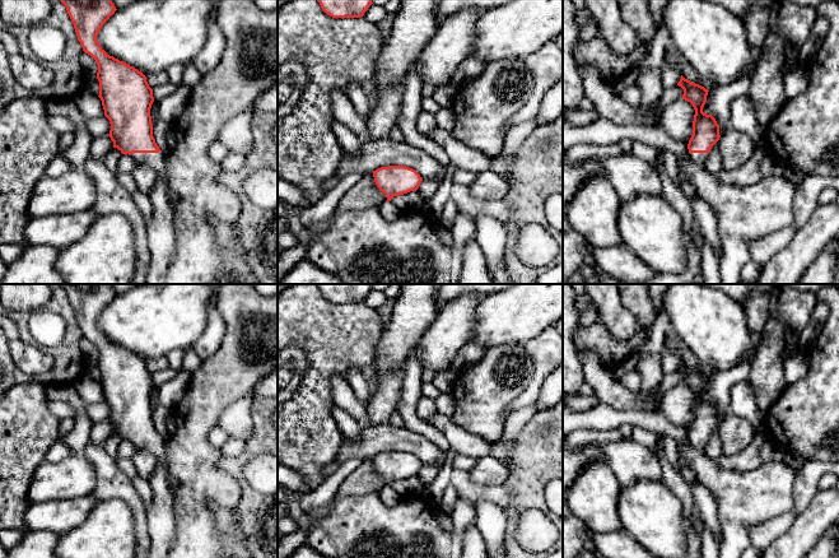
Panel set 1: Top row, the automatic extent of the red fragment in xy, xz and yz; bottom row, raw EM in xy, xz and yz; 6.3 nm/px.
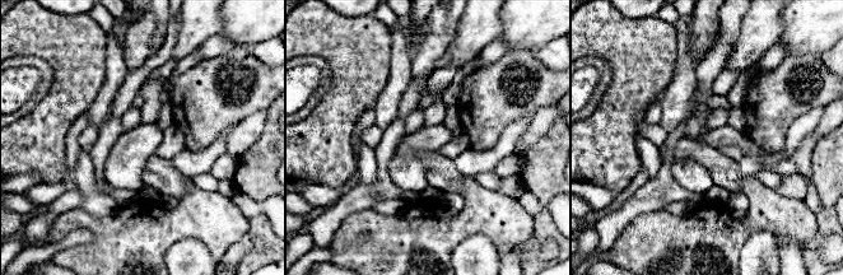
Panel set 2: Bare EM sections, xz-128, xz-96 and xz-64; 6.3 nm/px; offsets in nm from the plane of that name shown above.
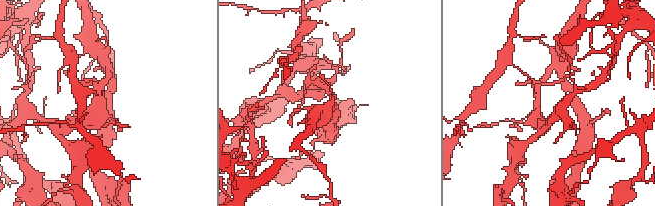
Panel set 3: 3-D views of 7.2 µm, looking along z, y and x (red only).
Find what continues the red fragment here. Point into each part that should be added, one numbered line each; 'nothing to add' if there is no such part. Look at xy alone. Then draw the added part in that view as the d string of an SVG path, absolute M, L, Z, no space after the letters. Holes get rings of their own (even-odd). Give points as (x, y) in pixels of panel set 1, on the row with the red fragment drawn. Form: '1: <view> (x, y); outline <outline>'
1: xy (157, 161); outline M132 153L130 154L134 159L140 163L150 166L158 175L163 176L167 182L167 196L168 201L172 197L169 186L171 186L171 171L167 166L167 153Z

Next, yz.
1: yz (698, 158); outline M691 153L690 157L695 164L704 167L704 164L709 157L709 153Z

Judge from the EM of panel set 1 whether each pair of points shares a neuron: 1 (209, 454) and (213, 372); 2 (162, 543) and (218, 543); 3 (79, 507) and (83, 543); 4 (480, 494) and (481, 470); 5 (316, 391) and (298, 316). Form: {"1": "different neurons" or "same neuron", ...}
{"1": "same neuron", "2": "different neurons", "3": "different neurons", "4": "different neurons", "5": "same neuron"}

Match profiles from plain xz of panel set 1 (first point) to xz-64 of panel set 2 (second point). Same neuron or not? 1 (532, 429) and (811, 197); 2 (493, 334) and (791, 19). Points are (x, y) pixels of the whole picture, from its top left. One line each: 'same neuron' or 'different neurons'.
1: different neurons
2: same neuron

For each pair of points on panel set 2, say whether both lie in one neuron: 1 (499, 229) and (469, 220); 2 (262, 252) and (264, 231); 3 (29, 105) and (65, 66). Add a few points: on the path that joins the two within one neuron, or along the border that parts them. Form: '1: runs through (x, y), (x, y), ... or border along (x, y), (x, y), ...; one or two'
1: runs through (492, 222), (476, 220); one
2: runs through (264, 247), (264, 236); one
3: border along (38, 56), (51, 68), (51, 88), (35, 107); two

